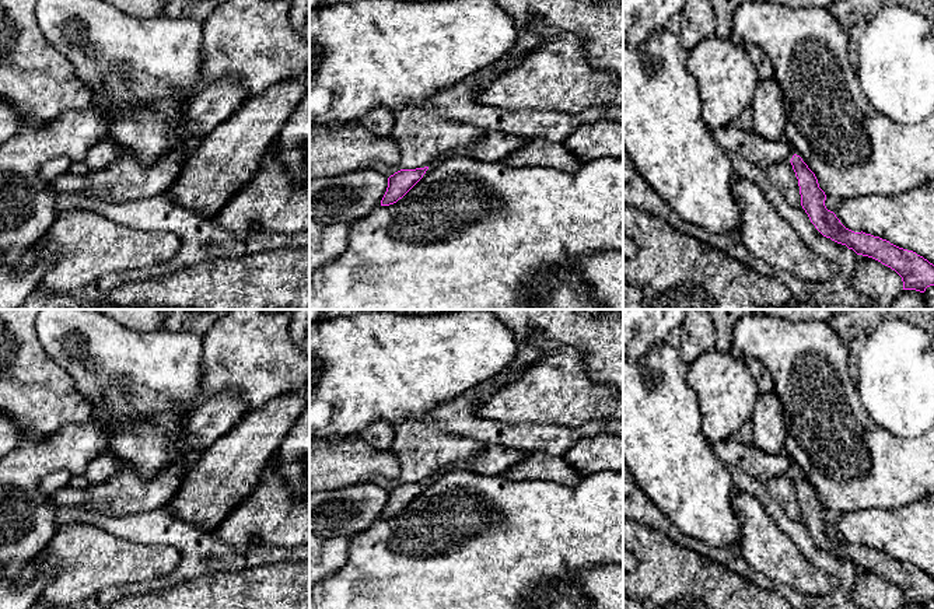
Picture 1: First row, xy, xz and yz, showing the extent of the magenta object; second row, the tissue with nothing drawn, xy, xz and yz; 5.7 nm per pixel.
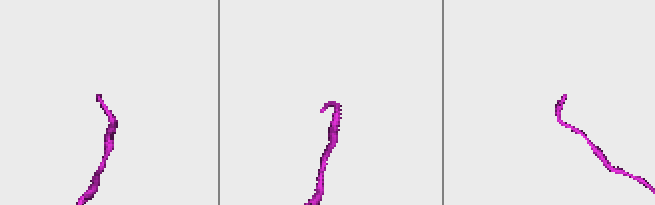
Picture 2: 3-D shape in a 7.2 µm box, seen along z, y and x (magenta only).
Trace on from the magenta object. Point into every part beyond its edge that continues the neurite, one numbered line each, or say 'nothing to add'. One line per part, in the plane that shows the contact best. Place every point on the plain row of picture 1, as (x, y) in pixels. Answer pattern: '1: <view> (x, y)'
nothing to add

